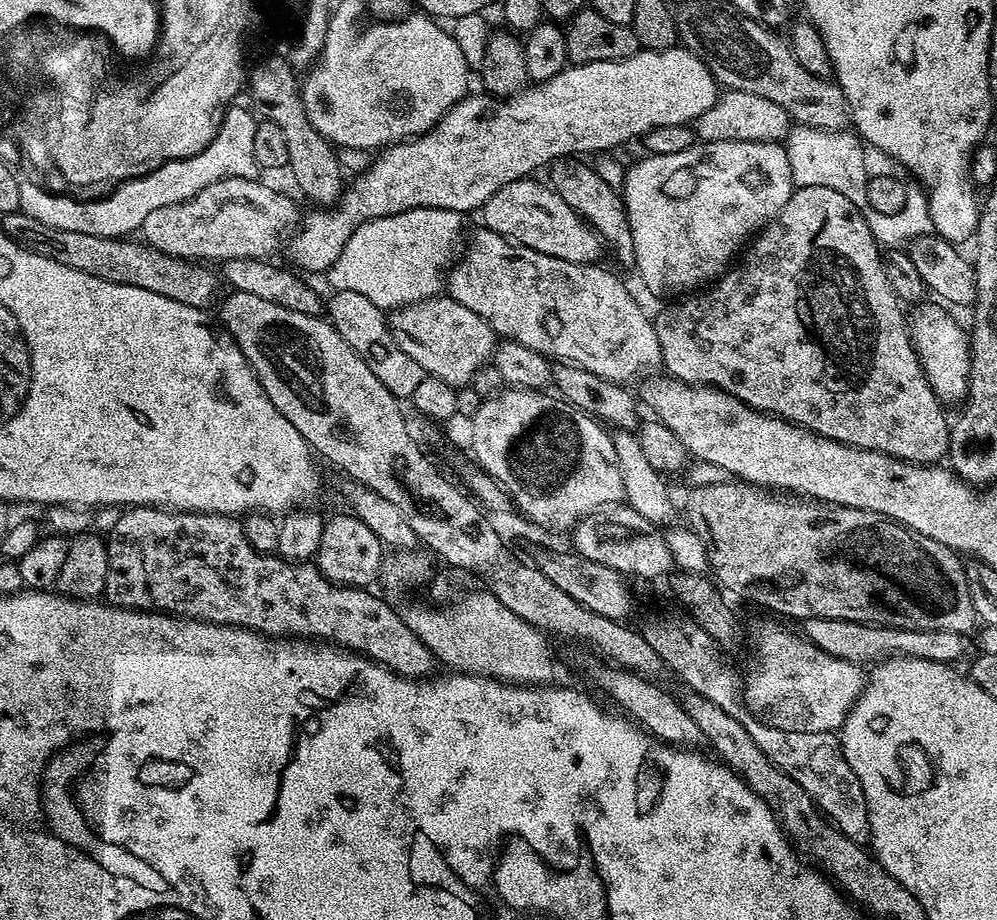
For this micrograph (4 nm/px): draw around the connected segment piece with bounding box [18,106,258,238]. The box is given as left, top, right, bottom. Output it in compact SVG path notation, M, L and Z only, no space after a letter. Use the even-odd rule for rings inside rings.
M236 107L227 109L218 134L204 147L202 154L194 154L185 160L167 160L145 176L117 184L103 198L75 200L77 197L72 194L49 192L35 179L21 179L18 190L19 211L34 218L34 222L42 222L42 226L54 226L54 230L78 230L78 234L98 234L98 238L128 238L140 229L152 211L186 202L194 198L194 194L206 190L210 182L218 182L227 176L257 179L254 132L258 120L247 107Z

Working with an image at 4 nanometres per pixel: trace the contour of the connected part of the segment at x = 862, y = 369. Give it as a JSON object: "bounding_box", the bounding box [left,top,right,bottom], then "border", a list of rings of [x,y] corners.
{"bounding_box":[654,186,950,466],"border":[[[826,186],[796,188],[792,197],[786,202],[786,206],[782,206],[780,213],[769,224],[764,225],[759,235],[747,245],[746,251],[739,257],[740,264],[739,260],[733,263],[709,287],[713,287],[709,292],[677,299],[680,300],[677,304],[662,309],[658,314],[655,313],[654,323],[658,334],[662,368],[663,371],[668,371],[665,373],[671,379],[680,380],[683,384],[718,388],[721,392],[730,393],[751,408],[790,421],[805,432],[815,432],[818,436],[837,440],[839,444],[874,450],[911,464],[932,466],[943,461],[948,455],[950,420],[944,417],[945,405],[930,386],[922,370],[920,355],[912,345],[912,333],[906,312],[904,316],[903,310],[900,309],[900,300],[896,297],[891,282],[888,281],[888,272],[880,261],[881,245],[876,243],[868,225],[869,217],[864,215],[865,213],[858,206],[854,206],[854,202],[850,202],[850,198],[838,194],[838,190],[829,190]]]}

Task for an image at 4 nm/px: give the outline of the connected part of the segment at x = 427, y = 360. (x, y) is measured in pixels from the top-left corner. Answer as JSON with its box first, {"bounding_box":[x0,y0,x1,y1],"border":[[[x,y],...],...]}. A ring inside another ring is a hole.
{"bounding_box":[387,294,498,390],"border":[[[447,294],[420,300],[417,304],[405,304],[395,309],[387,317],[387,322],[396,345],[406,350],[425,374],[442,378],[442,382],[457,390],[473,383],[476,371],[493,359],[498,344],[496,333],[486,321]]]}

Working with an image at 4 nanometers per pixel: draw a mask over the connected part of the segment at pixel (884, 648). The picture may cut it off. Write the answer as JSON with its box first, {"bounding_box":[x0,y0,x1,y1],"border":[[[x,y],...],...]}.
{"bounding_box":[803,618,974,666],"border":[[[810,618],[803,621],[803,635],[811,644],[816,644],[818,650],[830,654],[834,658],[849,660],[851,664],[872,666],[877,662],[894,656],[909,656],[910,658],[922,658],[930,662],[942,662],[955,665],[971,648],[974,648],[974,640],[971,635],[954,630],[906,630],[905,628],[885,628],[878,624],[859,624],[849,620],[831,620],[830,618]]]}

